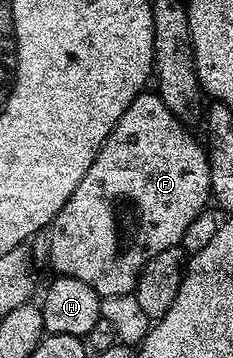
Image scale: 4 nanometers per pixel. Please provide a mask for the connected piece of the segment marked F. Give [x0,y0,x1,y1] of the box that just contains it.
[47,91,212,299]

